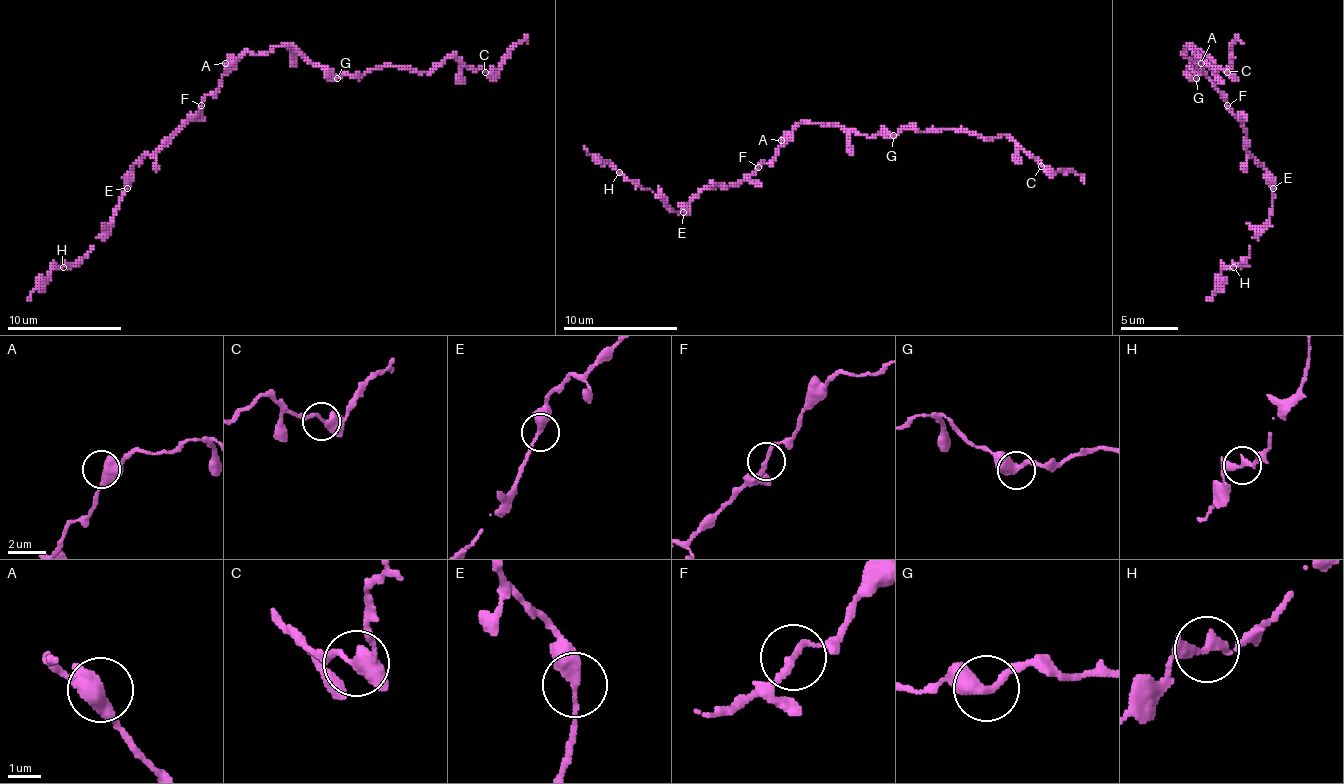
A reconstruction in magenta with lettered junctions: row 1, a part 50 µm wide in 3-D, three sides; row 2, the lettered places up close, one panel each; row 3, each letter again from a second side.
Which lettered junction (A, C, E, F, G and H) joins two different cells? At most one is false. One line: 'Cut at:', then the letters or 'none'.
Cut at: none

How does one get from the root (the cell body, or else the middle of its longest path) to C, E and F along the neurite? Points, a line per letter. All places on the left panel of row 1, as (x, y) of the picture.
C: (233, 66), (248, 52), (296, 46), (336, 75), (385, 66), (430, 72), (447, 58), (485, 72)
E: (233, 66), (196, 112), (130, 169), (128, 189)
F: (233, 66), (222, 78), (222, 83), (205, 98), (202, 106)

